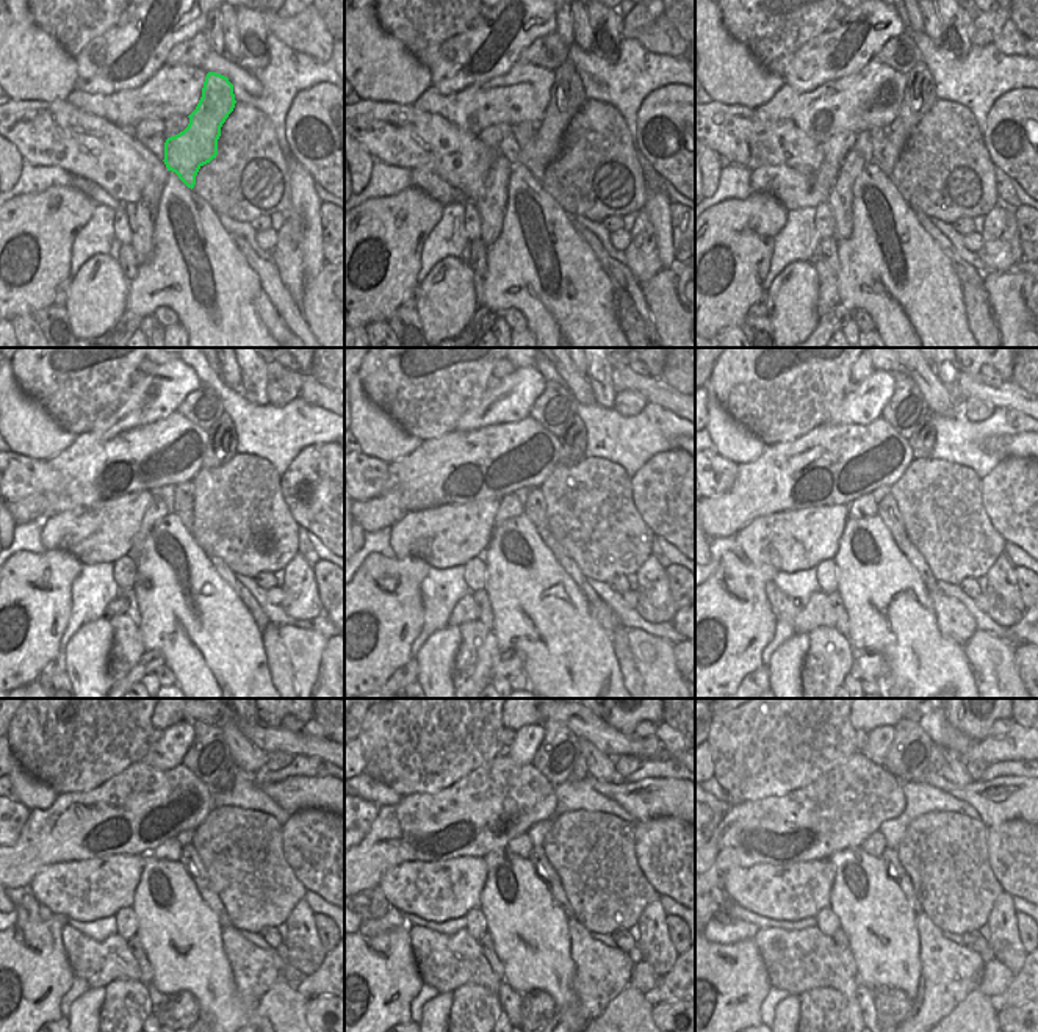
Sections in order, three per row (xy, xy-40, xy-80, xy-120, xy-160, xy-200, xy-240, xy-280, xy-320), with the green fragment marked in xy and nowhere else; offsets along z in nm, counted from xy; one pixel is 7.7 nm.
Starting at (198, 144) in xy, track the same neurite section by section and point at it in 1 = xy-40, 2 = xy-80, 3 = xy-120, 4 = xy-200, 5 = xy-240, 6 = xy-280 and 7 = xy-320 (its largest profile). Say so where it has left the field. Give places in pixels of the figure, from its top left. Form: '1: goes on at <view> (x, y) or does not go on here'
1: goes on at xy-40 (567, 96)
2: goes on at xy-80 (919, 96)
3: goes on at xy-120 (221, 447)
4: goes on at xy-200 (922, 440)
5: goes on at xy-240 (224, 782)
6: goes on at xy-280 (580, 772)
7: goes on at xy-320 (937, 755)

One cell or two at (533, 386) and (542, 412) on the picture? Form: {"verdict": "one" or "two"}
{"verdict": "two"}

